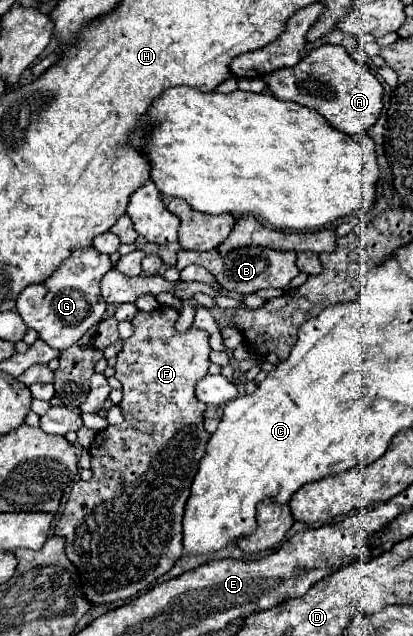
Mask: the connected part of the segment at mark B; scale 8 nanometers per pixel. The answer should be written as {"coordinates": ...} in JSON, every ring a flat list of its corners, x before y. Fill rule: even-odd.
{"coordinates":[[242,248,236,252,230,252,228,256,220,256,216,250,212,252,192,252,192,250,178,250,178,268,186,268,188,264,198,264,210,270,218,286,230,292,238,294,252,294,262,288,286,288,294,276,298,276,296,268,296,254,294,252,276,252,276,250,266,250,266,248]]}

